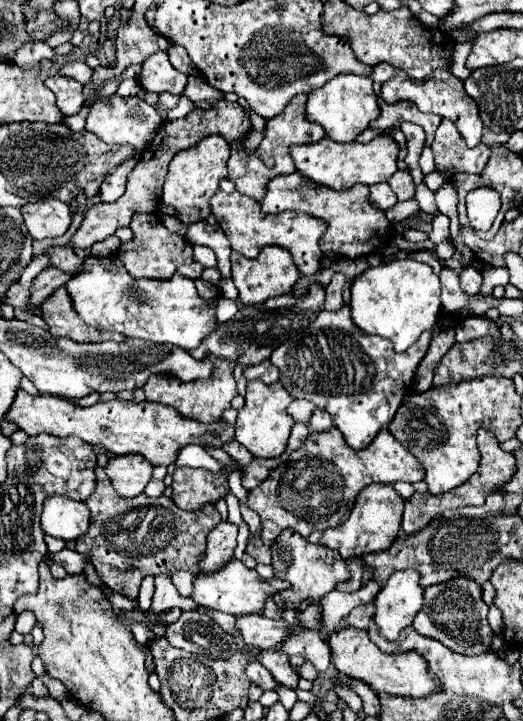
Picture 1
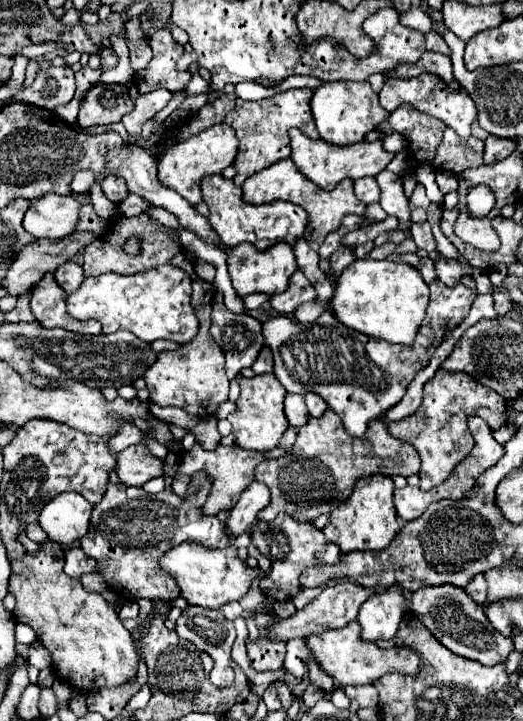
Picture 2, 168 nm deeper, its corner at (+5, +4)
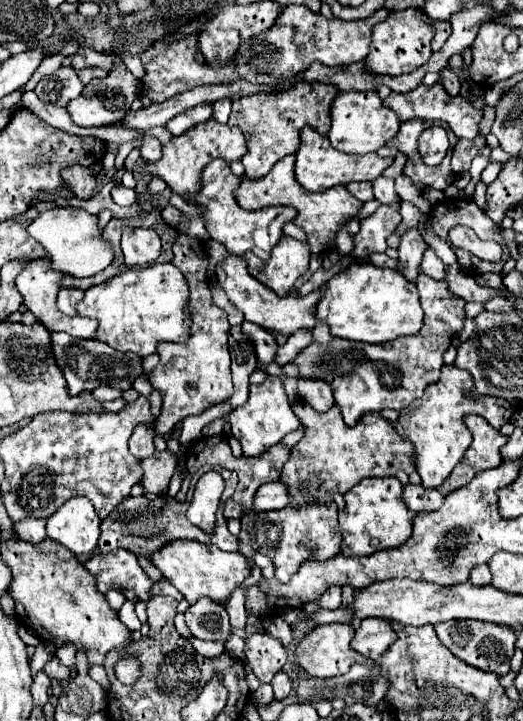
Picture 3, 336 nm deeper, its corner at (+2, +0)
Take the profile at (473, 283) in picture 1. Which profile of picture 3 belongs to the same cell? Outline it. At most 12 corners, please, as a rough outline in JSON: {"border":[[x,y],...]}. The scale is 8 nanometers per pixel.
{"border":[[426,249],[420,269],[432,279],[446,279],[448,265]]}

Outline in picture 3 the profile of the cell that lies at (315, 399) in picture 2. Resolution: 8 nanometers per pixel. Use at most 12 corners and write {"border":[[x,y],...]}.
{"border":[[298,379],[298,393],[316,411],[334,397],[328,383]]}

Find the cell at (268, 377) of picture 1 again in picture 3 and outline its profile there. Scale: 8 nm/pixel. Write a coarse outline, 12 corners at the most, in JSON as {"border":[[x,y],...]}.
{"border":[[250,323],[242,329],[254,339],[258,363],[274,363],[278,343],[266,329]]}

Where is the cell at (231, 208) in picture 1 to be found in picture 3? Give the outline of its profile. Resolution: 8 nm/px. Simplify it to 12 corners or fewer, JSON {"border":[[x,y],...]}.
{"border":[[222,159],[202,171],[190,203],[206,209],[206,231],[228,253],[262,261],[296,219],[292,207],[246,211],[240,177]]}

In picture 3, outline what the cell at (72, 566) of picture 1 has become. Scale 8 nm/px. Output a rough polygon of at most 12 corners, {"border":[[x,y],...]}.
{"border":[[124,549],[92,555],[84,567],[98,591],[122,589],[128,601],[150,599],[150,577]]}

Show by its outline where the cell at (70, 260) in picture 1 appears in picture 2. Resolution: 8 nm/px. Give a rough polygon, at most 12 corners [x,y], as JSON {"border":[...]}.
{"border":[[73,261],[59,265],[55,279],[73,293],[83,283],[81,265]]}

